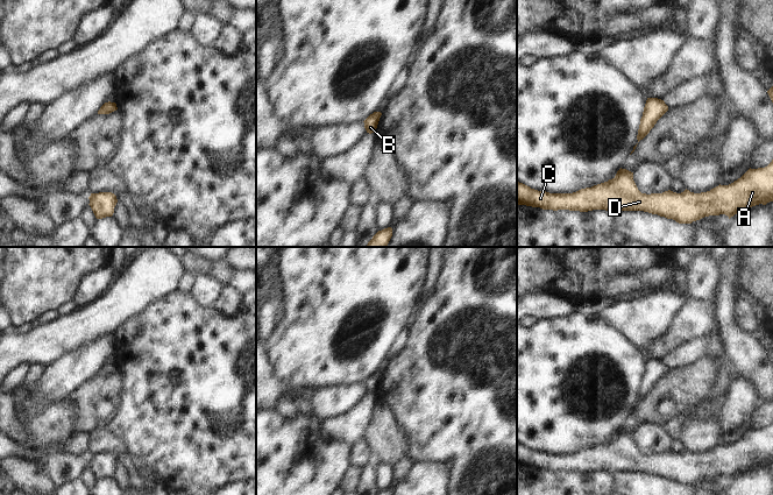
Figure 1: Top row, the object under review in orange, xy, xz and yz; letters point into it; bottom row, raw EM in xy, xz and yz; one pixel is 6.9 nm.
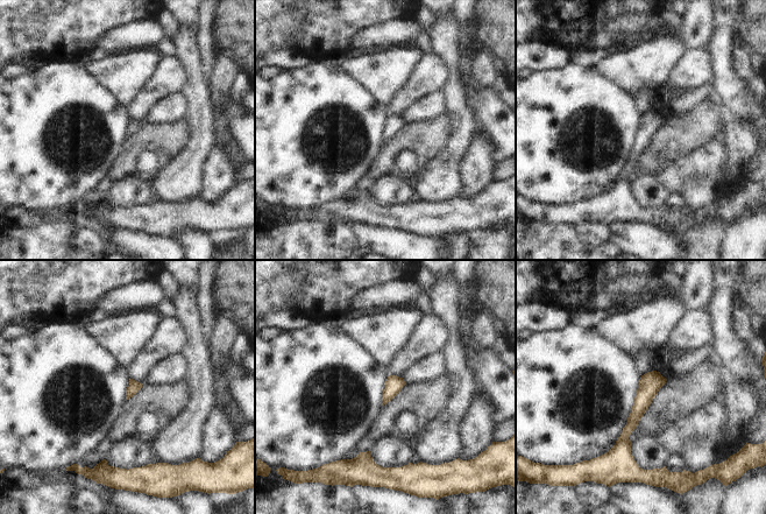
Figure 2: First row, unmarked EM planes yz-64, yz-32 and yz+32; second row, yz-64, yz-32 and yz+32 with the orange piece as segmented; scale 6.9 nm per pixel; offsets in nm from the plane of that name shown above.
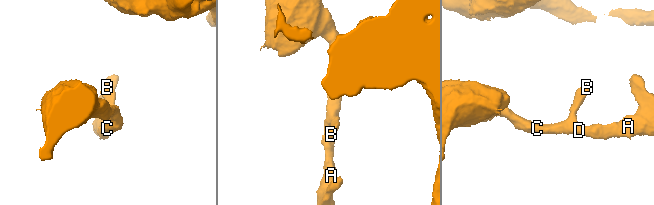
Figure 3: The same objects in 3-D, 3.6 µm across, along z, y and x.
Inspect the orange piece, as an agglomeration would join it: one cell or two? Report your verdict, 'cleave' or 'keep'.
keep

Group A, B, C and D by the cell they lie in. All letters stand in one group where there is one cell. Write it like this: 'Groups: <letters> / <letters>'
Groups: A B C D

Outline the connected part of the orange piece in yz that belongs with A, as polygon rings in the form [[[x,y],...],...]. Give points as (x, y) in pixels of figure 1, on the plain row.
[[[773,420],[765,429],[750,429],[729,446],[719,445],[701,454],[687,450],[681,454],[671,451],[641,454],[633,441],[633,433],[622,429],[612,440],[573,454],[538,452],[517,443],[518,466],[553,472],[605,471],[612,475],[618,472],[644,472],[679,485],[692,485],[719,475],[730,480],[743,471],[770,462],[773,462]]]

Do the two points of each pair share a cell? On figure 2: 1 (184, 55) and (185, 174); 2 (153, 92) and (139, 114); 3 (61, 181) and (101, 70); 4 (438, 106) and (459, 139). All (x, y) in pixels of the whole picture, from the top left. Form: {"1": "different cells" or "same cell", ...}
{"1": "same cell", "2": "same cell", "3": "different cells", "4": "different cells"}

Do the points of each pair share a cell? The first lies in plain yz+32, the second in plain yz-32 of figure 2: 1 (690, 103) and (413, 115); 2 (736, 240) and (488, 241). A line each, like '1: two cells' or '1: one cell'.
1: one cell
2: one cell

